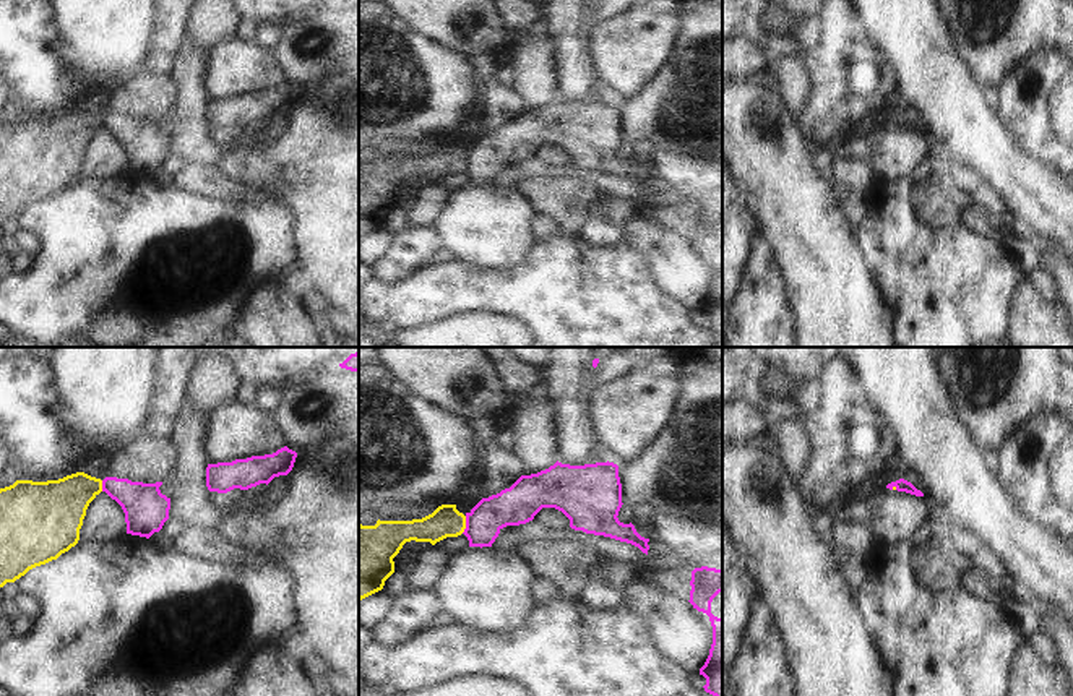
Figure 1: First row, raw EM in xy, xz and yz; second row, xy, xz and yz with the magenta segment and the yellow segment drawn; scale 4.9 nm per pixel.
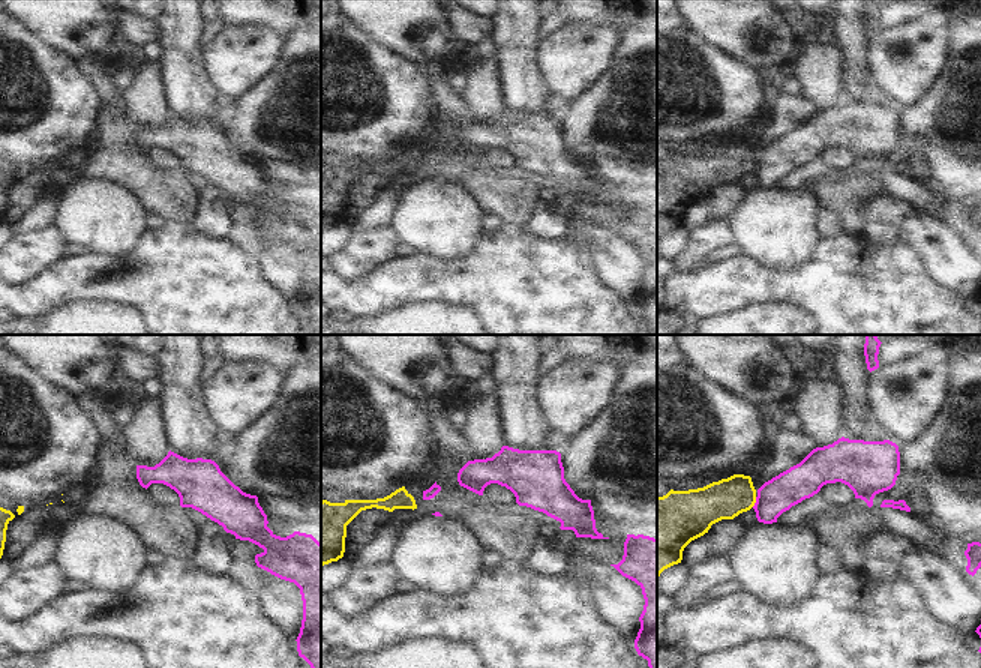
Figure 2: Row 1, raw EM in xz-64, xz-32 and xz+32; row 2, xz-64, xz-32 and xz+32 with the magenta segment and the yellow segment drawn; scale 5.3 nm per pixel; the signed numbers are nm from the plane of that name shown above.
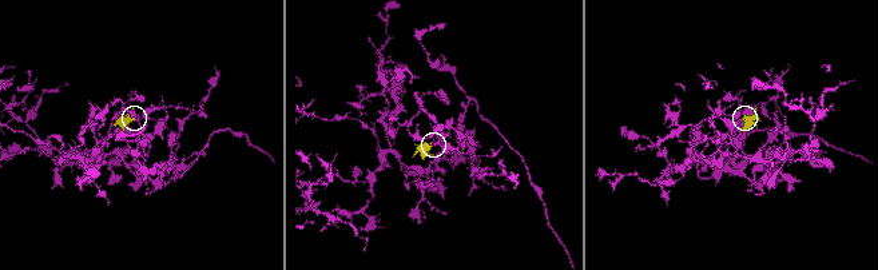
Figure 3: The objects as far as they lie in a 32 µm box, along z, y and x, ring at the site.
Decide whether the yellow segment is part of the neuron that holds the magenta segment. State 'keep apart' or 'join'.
keep apart

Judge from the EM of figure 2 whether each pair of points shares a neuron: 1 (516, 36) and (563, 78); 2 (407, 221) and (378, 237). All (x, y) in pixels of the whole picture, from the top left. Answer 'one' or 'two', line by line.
1: two
2: two

